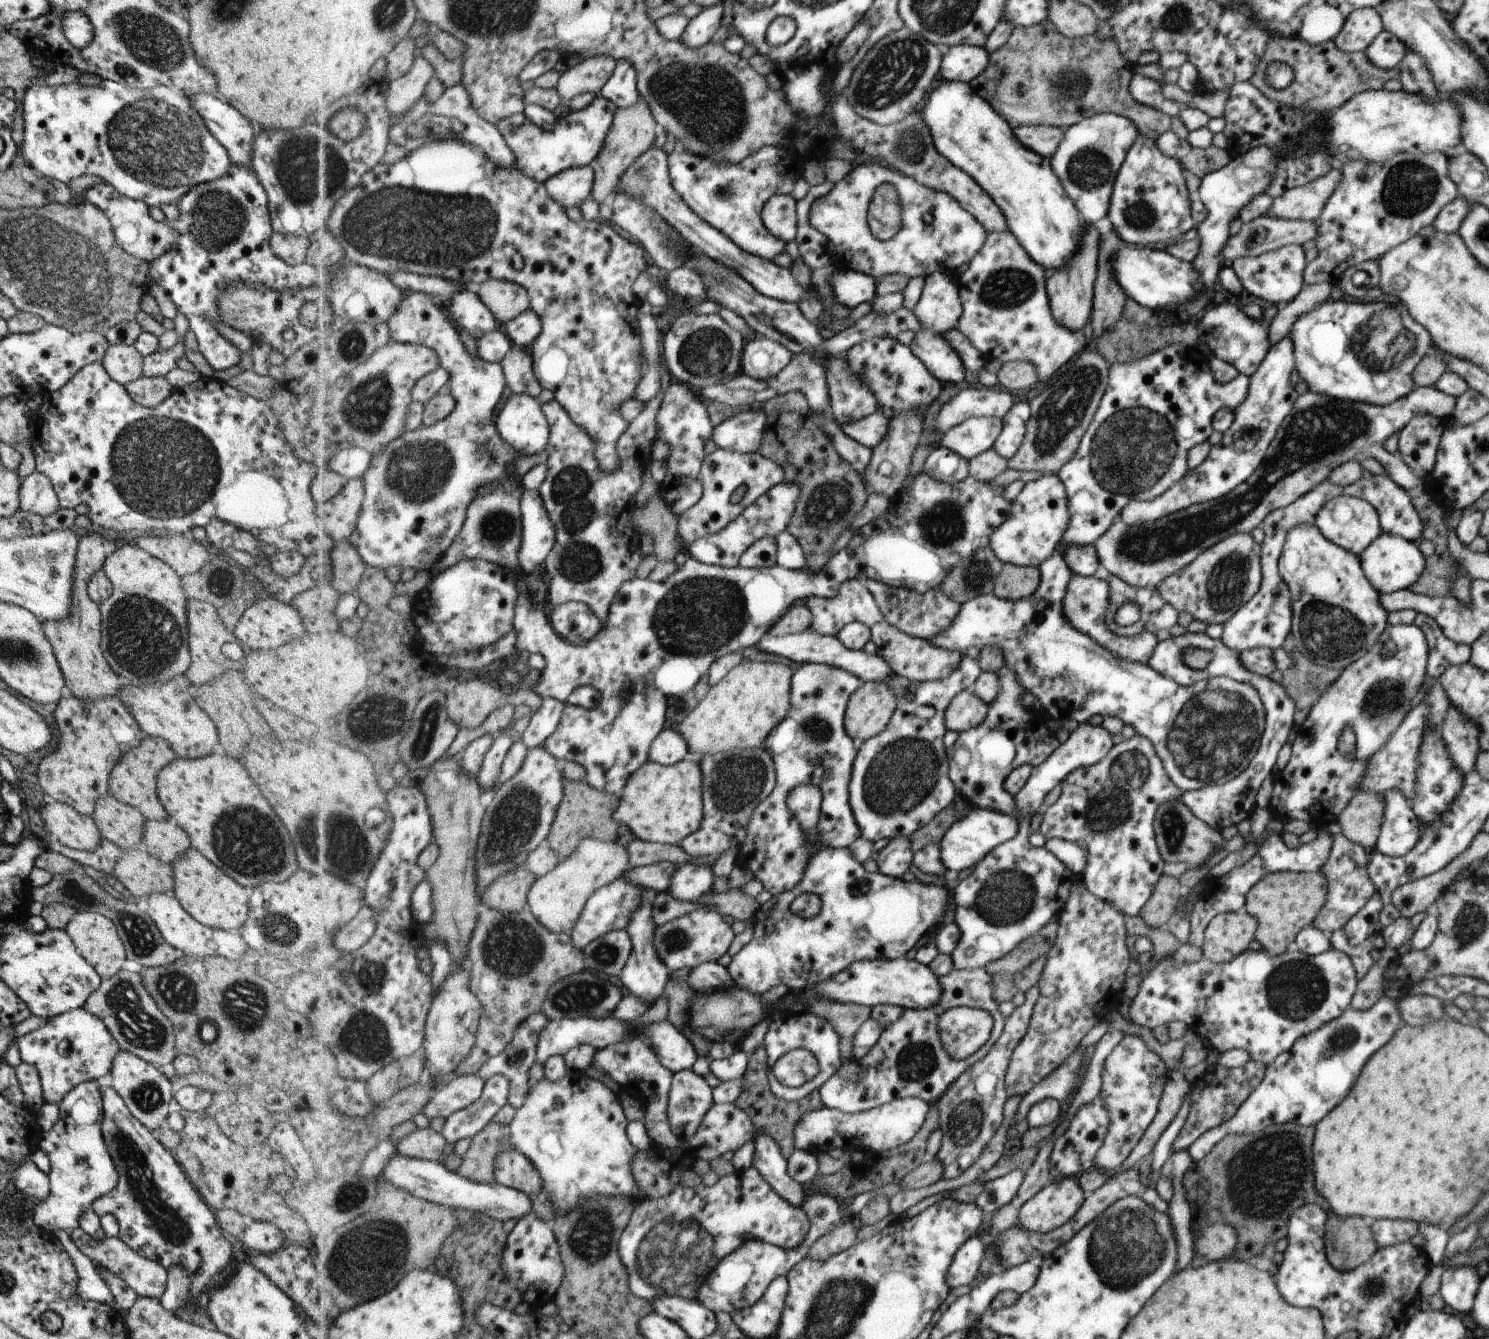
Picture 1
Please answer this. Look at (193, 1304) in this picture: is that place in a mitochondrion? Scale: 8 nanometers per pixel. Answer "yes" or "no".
no

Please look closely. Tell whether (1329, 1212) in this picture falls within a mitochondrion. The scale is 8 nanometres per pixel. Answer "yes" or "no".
no

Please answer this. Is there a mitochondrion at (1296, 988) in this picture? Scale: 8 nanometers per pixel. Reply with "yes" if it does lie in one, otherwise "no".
yes

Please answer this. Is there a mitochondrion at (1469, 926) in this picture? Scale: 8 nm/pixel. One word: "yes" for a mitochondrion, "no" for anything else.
yes

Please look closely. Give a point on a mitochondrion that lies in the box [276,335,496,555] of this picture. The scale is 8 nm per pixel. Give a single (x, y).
(418, 473)

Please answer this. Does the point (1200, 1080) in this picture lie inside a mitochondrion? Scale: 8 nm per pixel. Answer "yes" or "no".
no

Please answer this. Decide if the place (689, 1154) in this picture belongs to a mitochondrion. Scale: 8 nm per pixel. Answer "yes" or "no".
no

